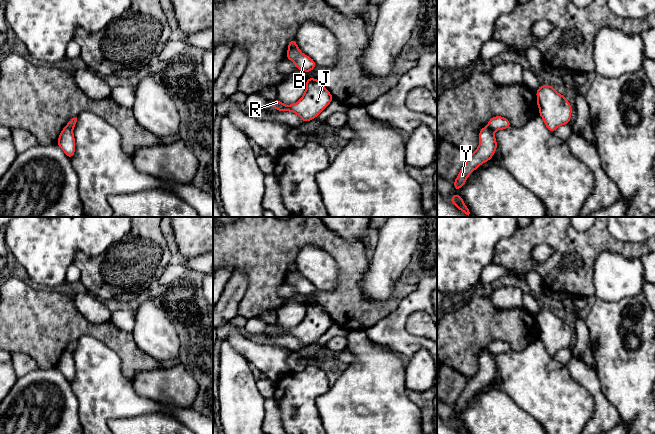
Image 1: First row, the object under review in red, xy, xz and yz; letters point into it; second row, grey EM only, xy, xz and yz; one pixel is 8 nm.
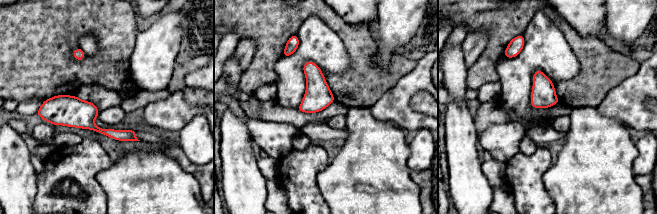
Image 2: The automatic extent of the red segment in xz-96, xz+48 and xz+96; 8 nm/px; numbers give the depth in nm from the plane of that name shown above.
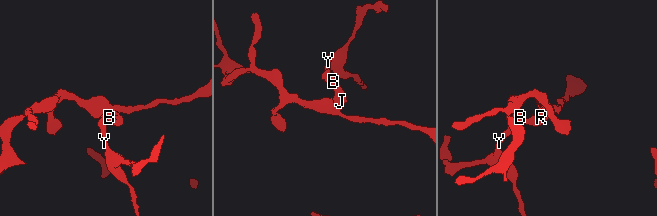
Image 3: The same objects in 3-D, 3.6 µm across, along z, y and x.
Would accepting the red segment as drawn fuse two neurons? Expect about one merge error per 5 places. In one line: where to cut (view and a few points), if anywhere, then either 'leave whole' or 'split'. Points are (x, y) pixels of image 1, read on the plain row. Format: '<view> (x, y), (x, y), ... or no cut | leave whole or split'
xz (296, 269), (287, 275) | split

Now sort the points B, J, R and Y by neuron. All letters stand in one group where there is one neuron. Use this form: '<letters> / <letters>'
B J R / Y

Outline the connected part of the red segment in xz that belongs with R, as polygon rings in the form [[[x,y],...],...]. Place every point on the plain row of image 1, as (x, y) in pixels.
[[[315,302],[306,304],[306,314],[300,324],[291,329],[285,329],[278,323],[272,325],[277,335],[289,335],[297,338],[303,346],[317,341],[333,324],[331,317]]]

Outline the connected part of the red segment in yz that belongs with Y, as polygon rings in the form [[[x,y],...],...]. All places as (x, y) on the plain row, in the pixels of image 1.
[[[485,350],[480,354],[478,361],[479,370],[477,374],[468,380],[453,407],[455,414],[462,412],[465,409],[468,400],[481,388],[489,385],[496,376],[497,365],[494,359],[494,354],[489,350]]]

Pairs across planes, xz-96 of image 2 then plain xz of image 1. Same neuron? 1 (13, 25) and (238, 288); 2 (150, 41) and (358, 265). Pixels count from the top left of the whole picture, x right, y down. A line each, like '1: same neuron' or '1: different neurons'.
1: different neurons
2: different neurons

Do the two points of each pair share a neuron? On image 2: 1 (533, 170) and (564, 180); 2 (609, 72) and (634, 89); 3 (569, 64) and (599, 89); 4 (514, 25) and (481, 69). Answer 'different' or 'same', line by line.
1: different
2: different
3: different
4: same

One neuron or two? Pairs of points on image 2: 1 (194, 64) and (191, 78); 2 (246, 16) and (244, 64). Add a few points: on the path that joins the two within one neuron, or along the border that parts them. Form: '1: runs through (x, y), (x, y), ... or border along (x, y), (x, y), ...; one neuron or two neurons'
1: border along (203, 66), (191, 70), (185, 76), (184, 86); two neurons
2: border along (243, 37), (249, 37), (256, 43), (250, 61); two neurons

